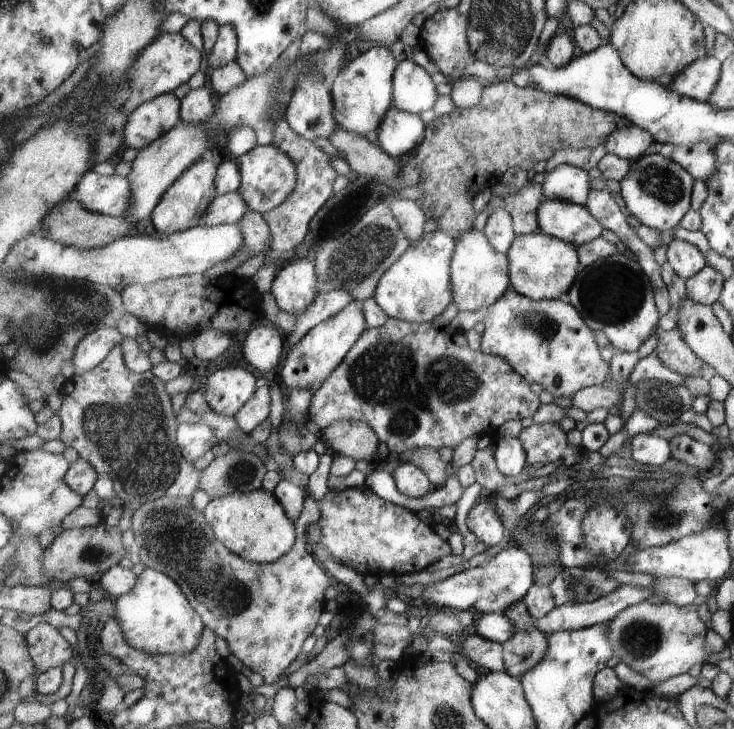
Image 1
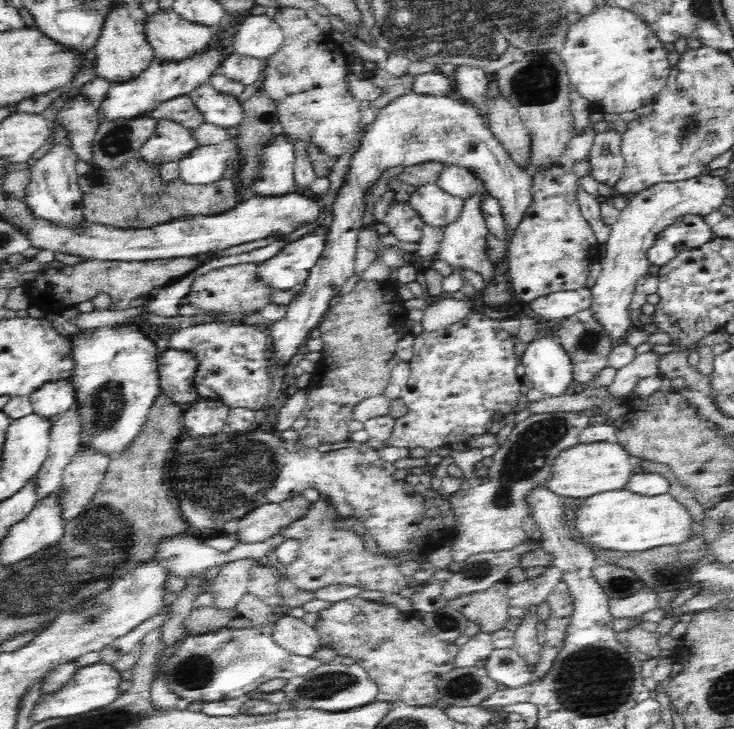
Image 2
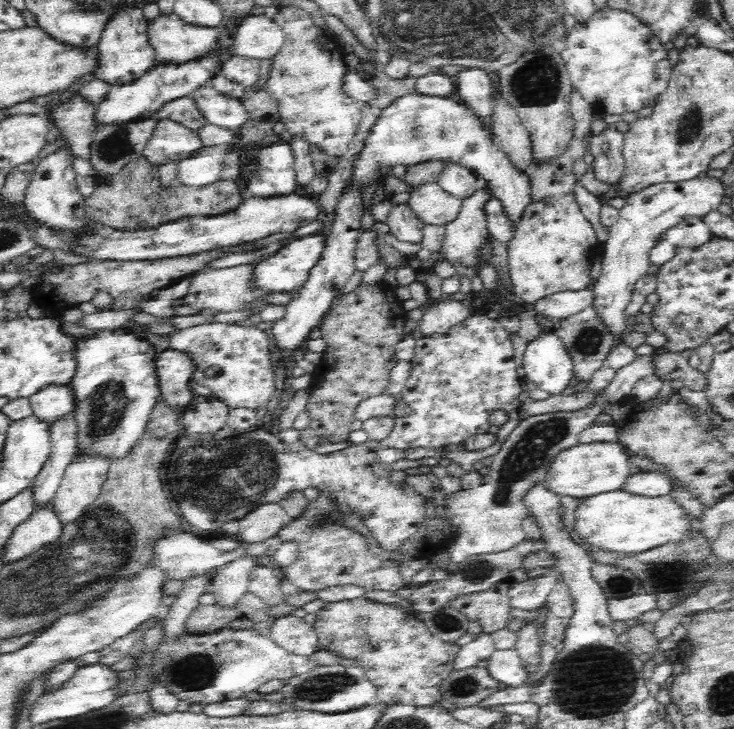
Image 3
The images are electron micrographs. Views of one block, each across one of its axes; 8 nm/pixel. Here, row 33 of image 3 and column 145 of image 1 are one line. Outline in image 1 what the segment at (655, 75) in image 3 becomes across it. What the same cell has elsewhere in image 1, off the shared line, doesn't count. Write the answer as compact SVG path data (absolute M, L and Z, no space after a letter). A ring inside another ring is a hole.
M145 567L139 575L138 584L133 590L119 599L113 598L113 602L117 610L115 617L120 621L126 638L134 648L142 649L145 653L176 656L191 653L199 645L203 632L206 630L202 617L194 610L190 598L186 596L179 584L169 576L148 567Z

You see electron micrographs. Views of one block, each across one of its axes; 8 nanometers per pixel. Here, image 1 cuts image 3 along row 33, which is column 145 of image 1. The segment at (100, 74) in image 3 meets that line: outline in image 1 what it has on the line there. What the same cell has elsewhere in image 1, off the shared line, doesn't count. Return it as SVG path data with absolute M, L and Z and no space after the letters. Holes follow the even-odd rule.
M173 93L143 104L127 122L127 147L137 151L148 148L181 122L181 112L182 102Z

